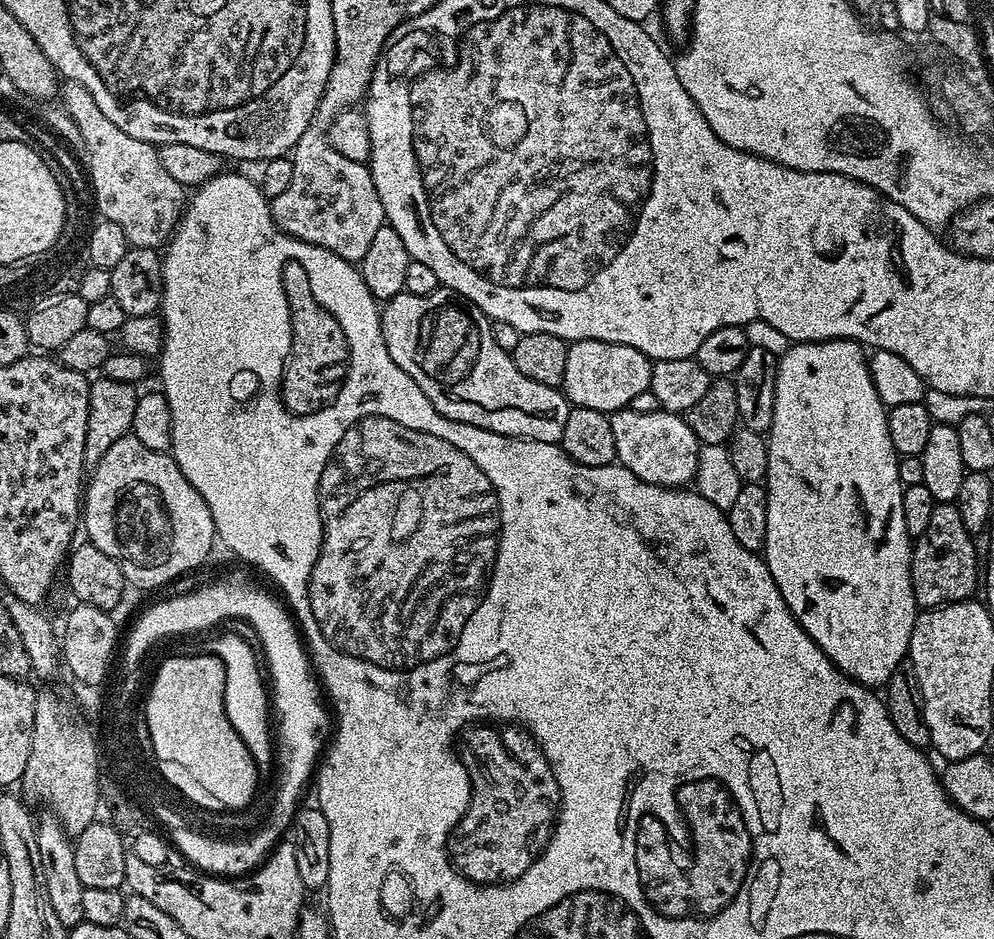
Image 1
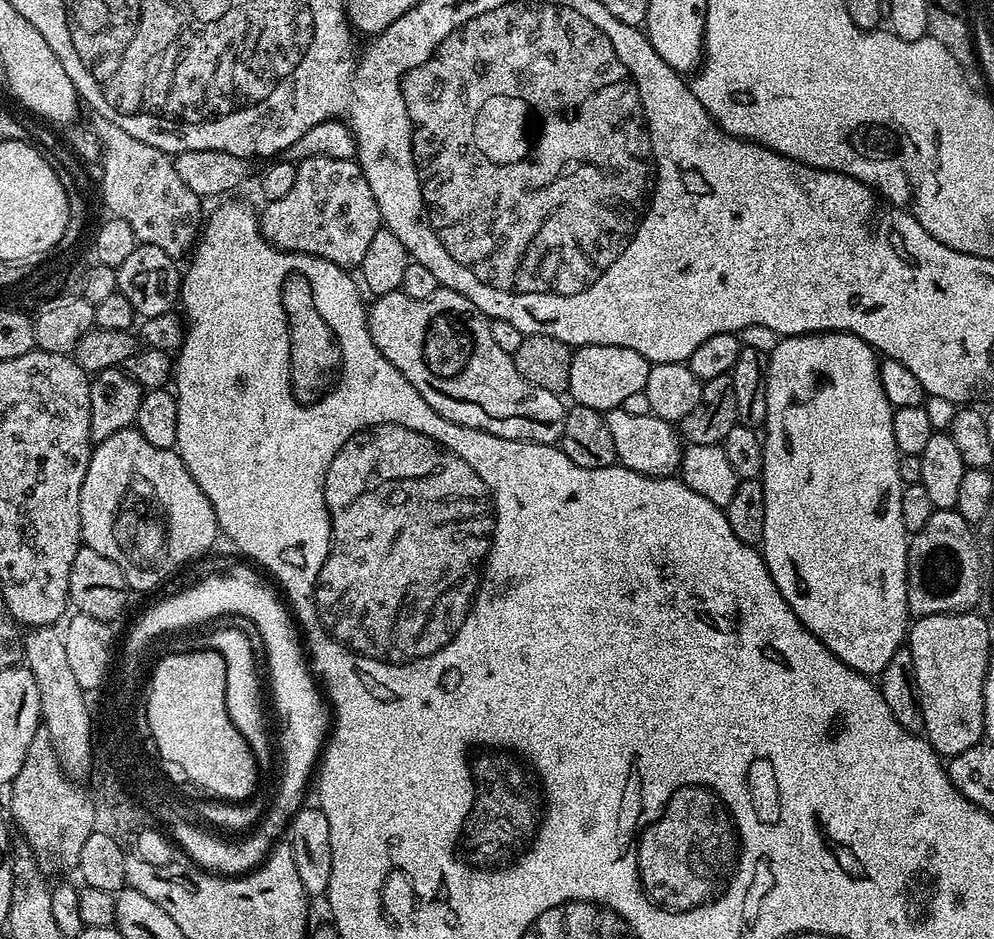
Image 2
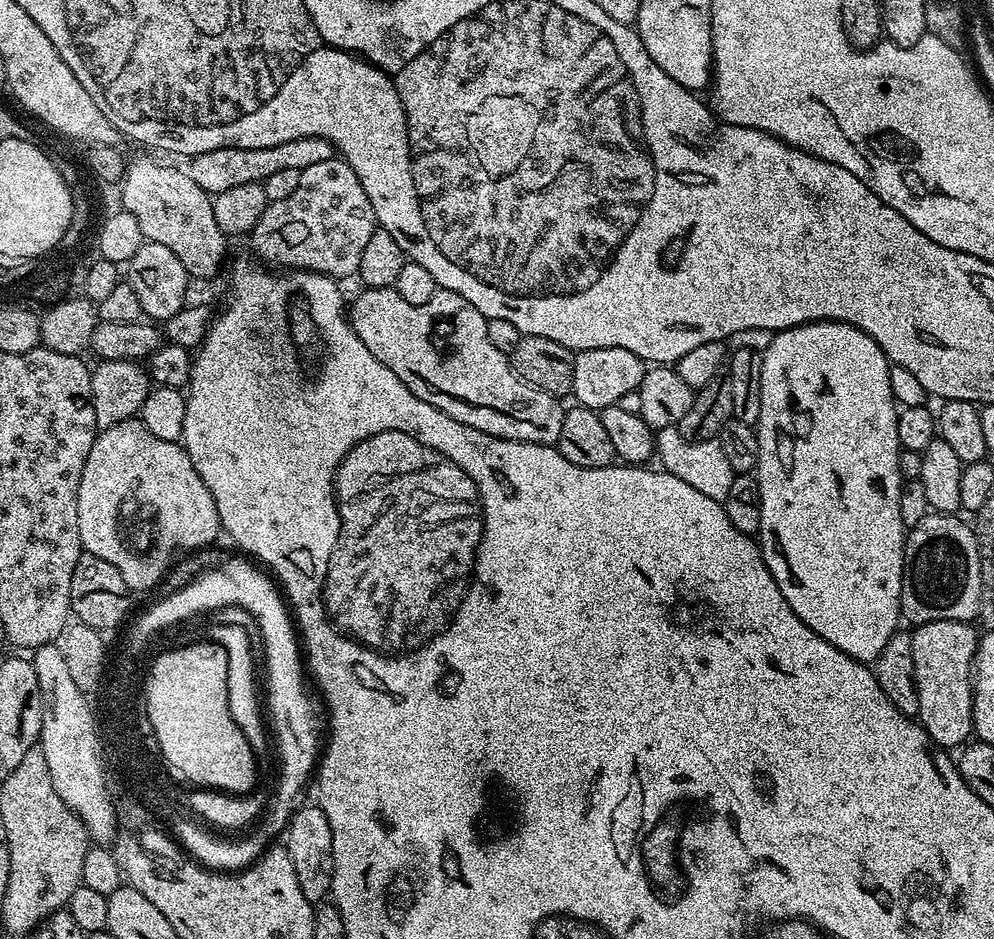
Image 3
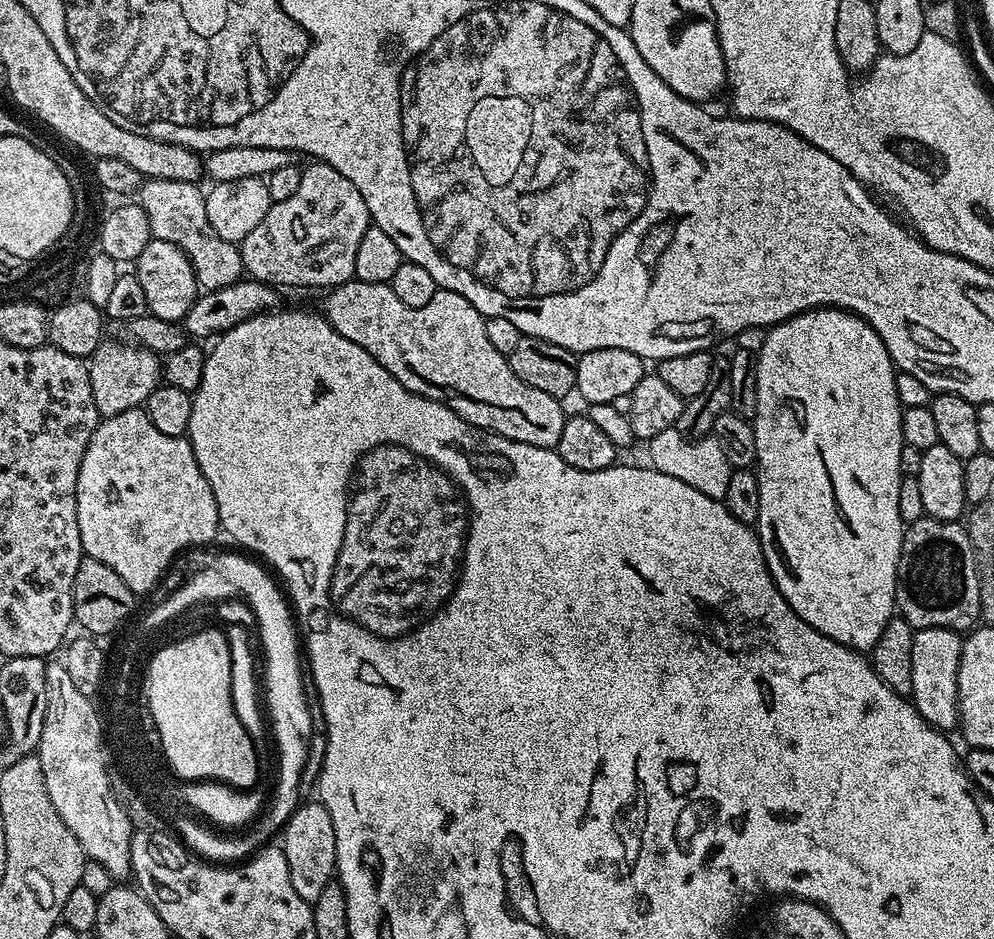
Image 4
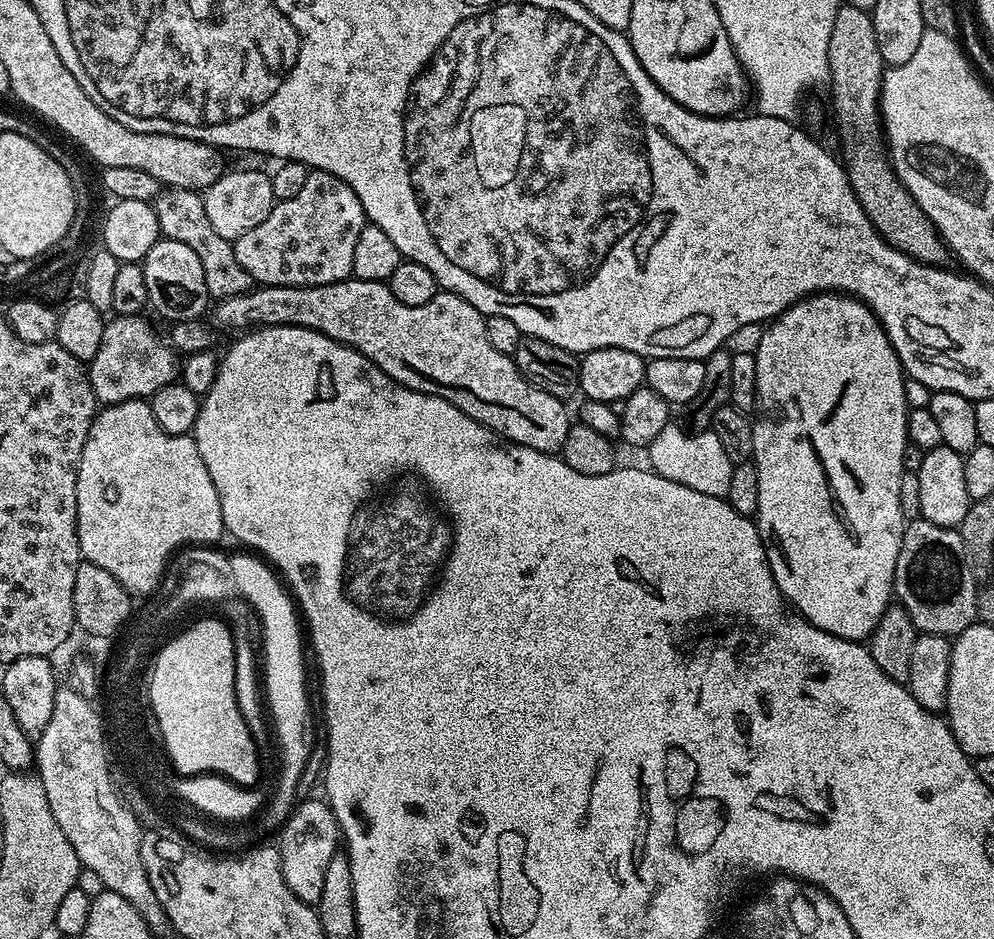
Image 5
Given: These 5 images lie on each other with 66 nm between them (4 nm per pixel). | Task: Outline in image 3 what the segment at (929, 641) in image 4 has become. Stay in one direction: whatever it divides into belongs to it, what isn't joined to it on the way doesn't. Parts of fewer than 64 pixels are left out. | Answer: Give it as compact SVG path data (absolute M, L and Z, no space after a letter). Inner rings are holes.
M966 620L926 622L912 632L914 678L918 690L918 723L945 750L969 743L972 731L972 663L978 632Z

